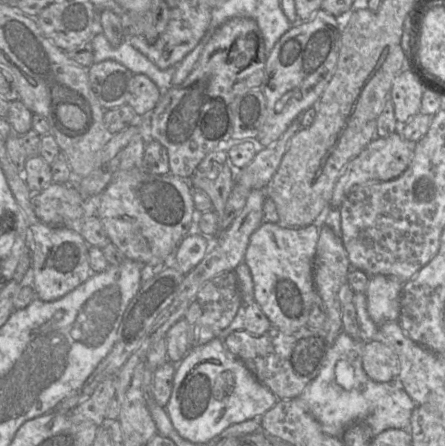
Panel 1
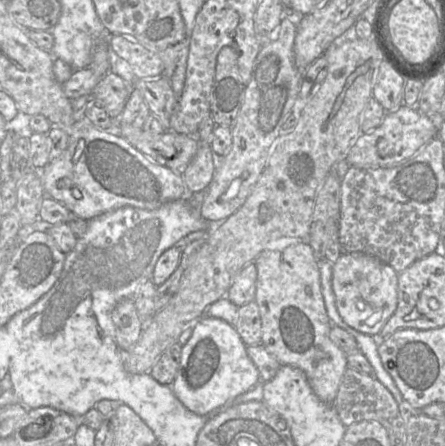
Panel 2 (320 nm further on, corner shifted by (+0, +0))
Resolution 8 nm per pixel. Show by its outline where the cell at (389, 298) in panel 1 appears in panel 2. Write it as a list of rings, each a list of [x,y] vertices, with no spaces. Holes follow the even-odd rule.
[[[342,253],[332,265],[332,289],[339,315],[355,330],[377,337],[398,303],[398,272],[365,253]]]

